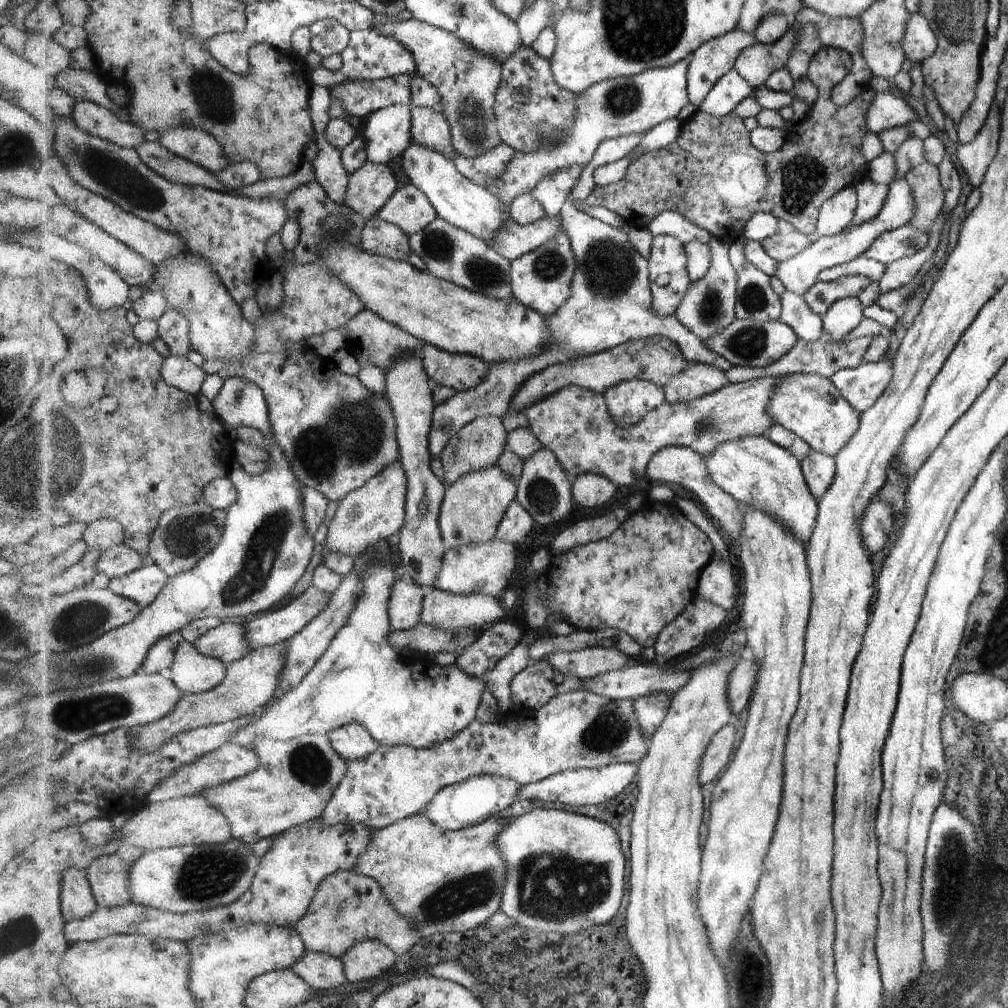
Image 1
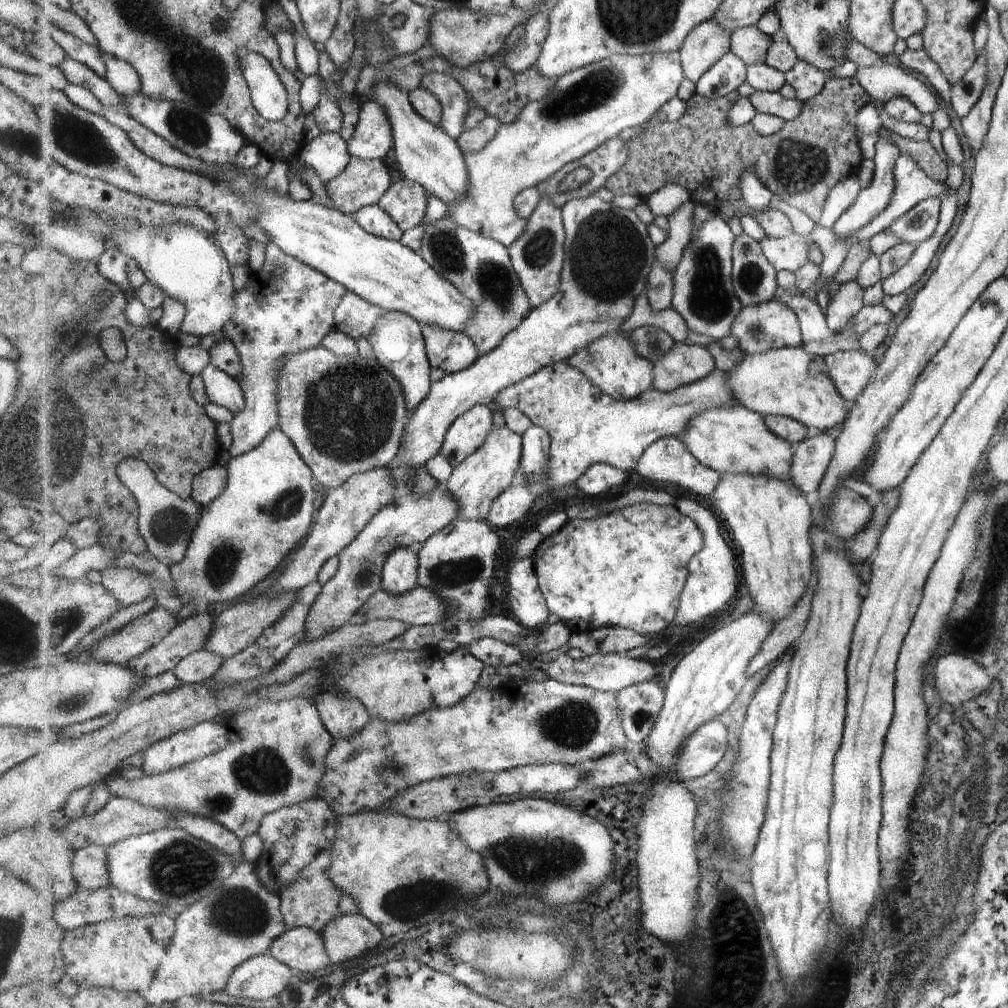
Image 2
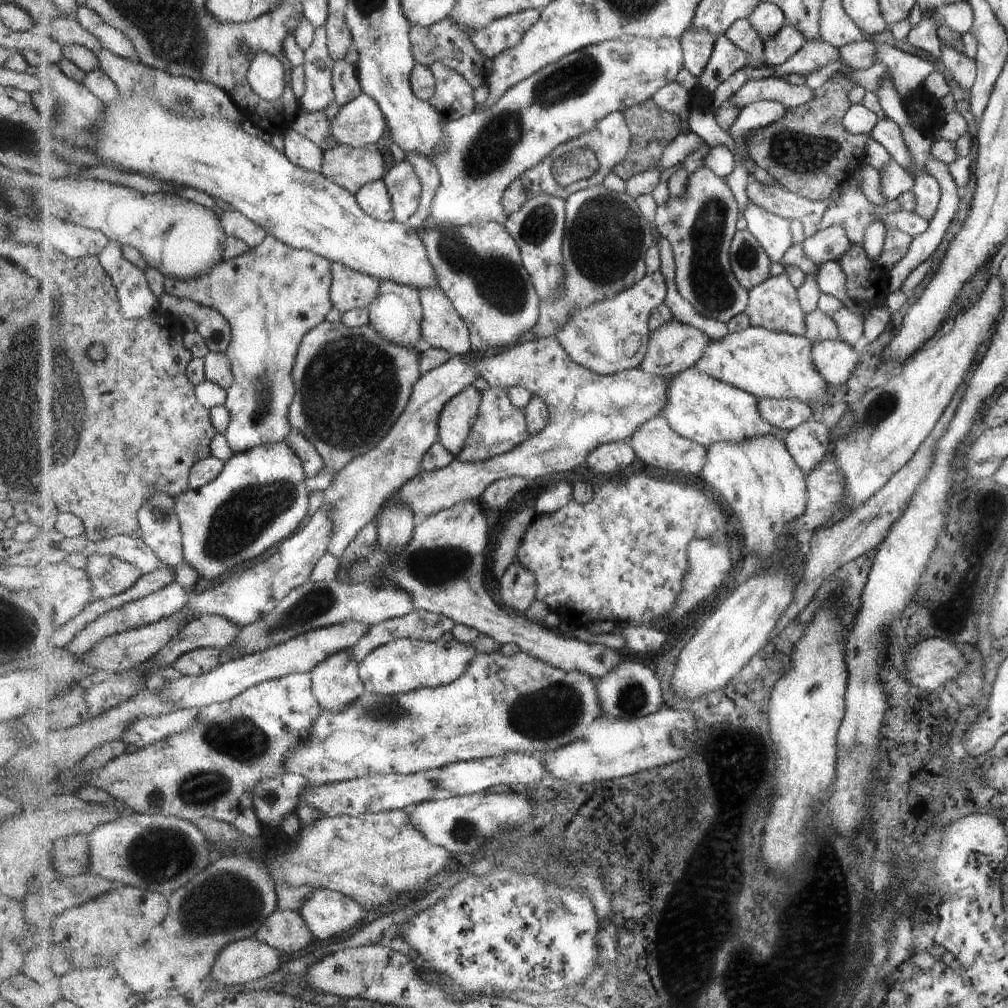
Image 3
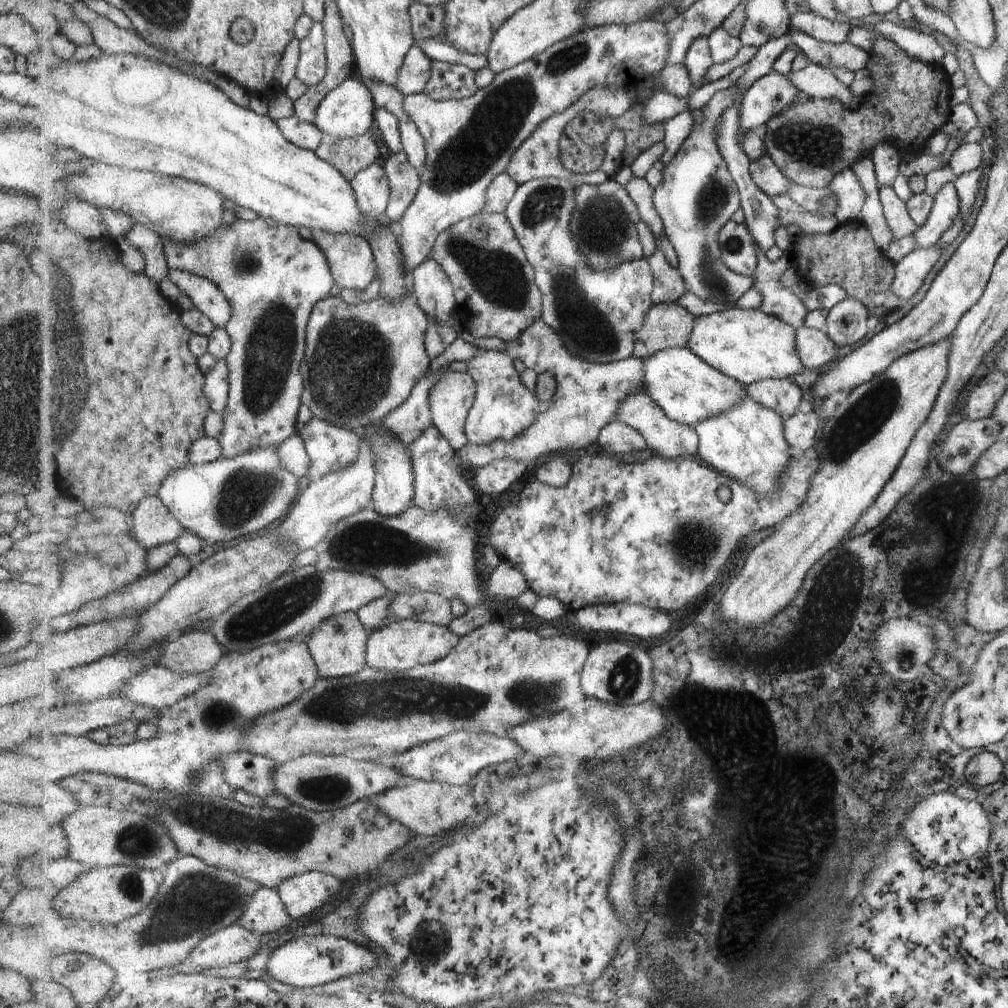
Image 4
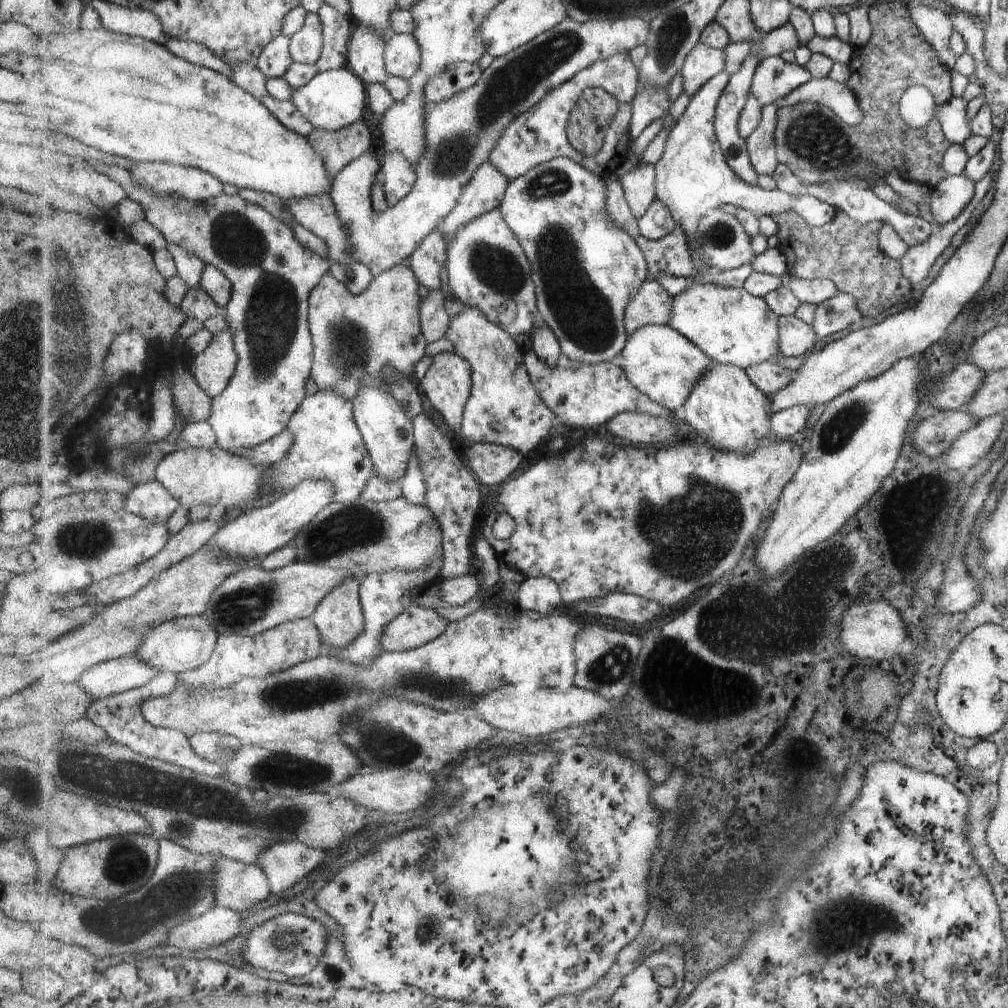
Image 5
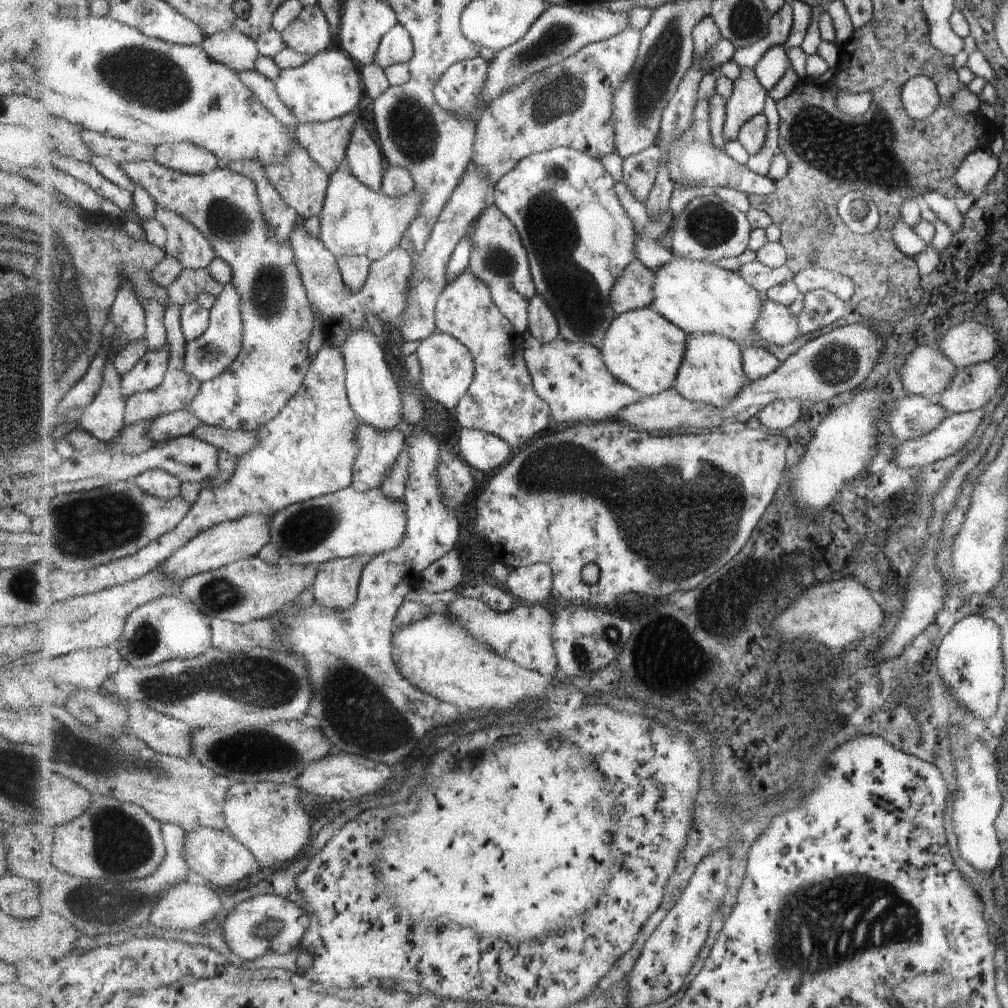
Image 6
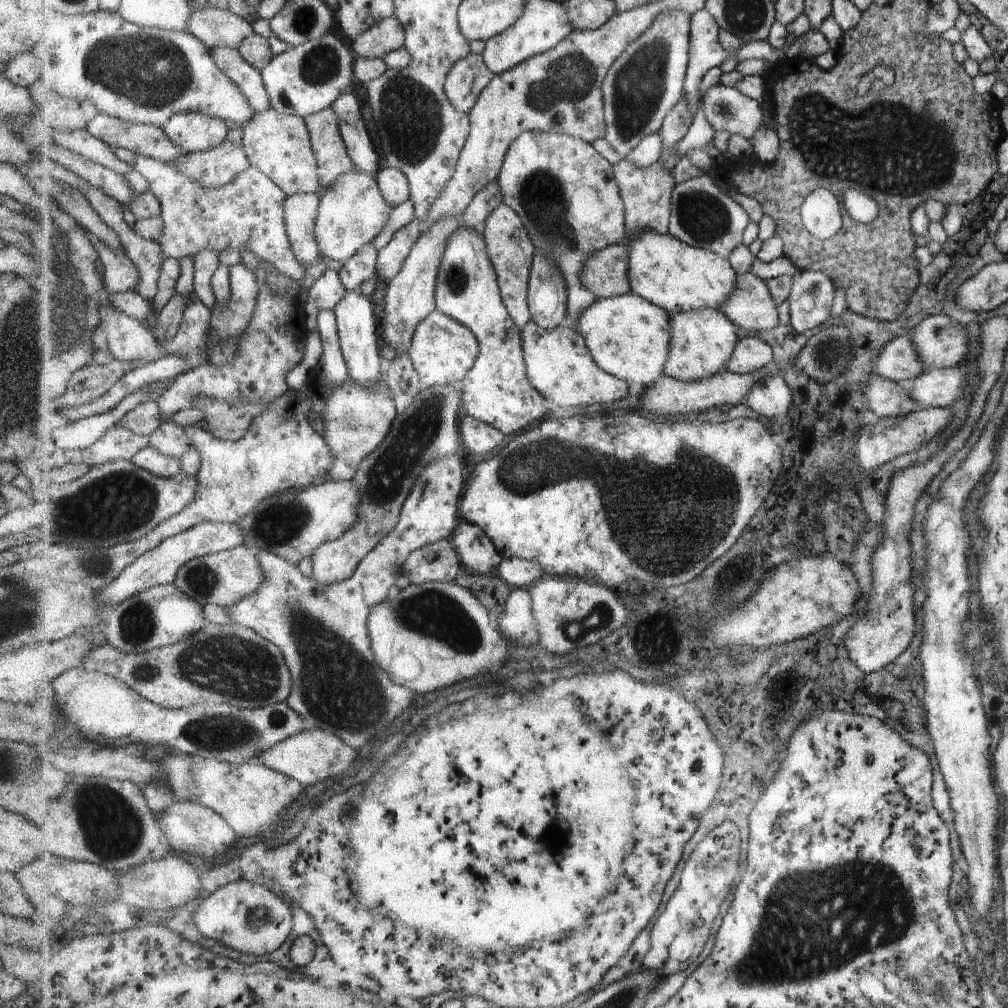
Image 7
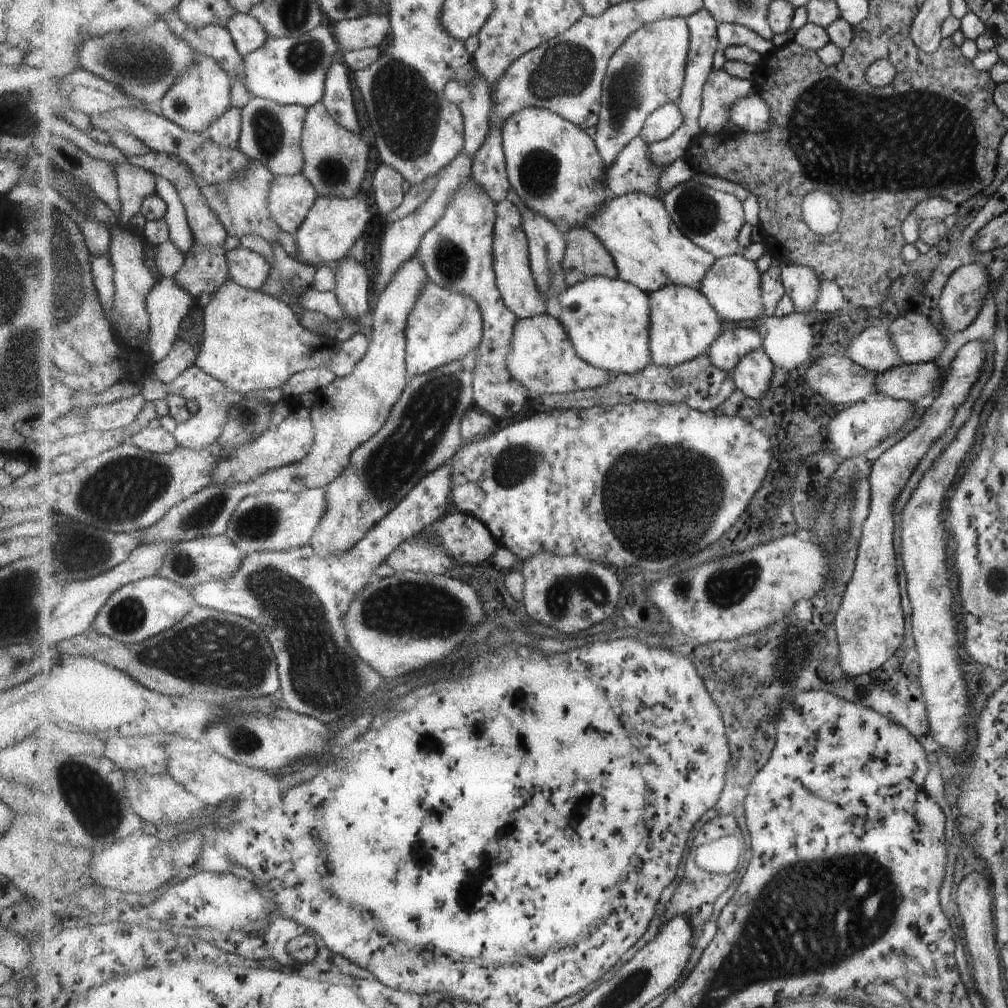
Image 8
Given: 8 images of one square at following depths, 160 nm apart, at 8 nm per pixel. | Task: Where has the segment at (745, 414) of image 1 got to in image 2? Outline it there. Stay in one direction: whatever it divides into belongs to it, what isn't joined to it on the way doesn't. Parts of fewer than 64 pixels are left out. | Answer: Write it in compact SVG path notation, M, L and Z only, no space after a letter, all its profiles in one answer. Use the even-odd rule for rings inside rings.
M567 361L546 366L523 379L523 382L503 389L496 400L503 410L519 409L532 420L533 425L540 426L549 433L551 458L548 483L555 489L577 482L593 465L609 465L626 473L635 472L639 459L654 442L663 437L681 438L696 415L716 407L733 407L736 402L738 401L728 383L728 374L717 368L707 378L680 386L670 393L653 388L644 392L641 397L621 401L603 392L583 371L572 367Z

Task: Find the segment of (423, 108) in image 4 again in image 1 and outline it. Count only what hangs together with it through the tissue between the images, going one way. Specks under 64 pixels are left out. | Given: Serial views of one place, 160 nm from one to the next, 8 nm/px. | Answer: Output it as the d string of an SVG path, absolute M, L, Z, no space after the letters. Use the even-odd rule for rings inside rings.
M687 58L666 67L649 69L634 77L612 78L593 85L581 94L577 93L580 98L576 110L578 113L570 134L551 147L527 153L516 152L516 157L507 166L507 170L487 190L510 210L510 204L519 193L530 192L532 186L540 183L548 174L573 165L585 166L591 162L597 146L603 141L649 132L666 120L685 117L691 107L689 70L690 60ZM509 214L506 215L504 227L496 233L491 246L512 262L512 260L537 250L558 233L566 233L561 214L556 219L545 217L543 220L527 226L519 224Z

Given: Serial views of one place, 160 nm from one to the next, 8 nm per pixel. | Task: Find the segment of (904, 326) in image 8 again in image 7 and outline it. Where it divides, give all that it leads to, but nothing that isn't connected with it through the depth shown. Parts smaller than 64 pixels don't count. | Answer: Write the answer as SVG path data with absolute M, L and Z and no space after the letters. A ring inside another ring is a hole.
M929 316L907 333L924 367L958 366L967 353L967 334L947 316Z

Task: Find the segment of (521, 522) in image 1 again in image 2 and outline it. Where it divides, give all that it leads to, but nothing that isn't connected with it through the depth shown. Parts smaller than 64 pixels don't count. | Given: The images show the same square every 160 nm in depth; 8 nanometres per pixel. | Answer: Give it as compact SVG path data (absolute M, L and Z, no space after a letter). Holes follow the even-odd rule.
M514 483L499 498L496 498L488 521L499 530L509 528L529 512L533 500L535 500L534 494L524 483Z

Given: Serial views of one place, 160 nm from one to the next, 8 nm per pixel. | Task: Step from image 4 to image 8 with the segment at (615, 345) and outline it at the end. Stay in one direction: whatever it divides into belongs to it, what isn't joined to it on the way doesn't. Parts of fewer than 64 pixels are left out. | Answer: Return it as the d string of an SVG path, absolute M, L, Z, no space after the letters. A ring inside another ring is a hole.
M535 107L524 108L507 119L503 126L502 139L514 203L526 207L535 215L541 215L556 225L566 223L565 232L578 227L587 228L588 222L613 198L606 193L607 166L596 142L579 125L561 115Z

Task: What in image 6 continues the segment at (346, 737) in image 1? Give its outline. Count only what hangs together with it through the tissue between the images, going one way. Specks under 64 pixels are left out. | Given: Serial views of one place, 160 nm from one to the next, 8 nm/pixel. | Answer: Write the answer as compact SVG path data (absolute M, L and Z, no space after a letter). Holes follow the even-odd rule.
M351 556L335 558L330 562L317 565L317 574L313 582L313 597L328 610L347 610L355 606L359 594L359 580L363 568L369 565L373 556Z

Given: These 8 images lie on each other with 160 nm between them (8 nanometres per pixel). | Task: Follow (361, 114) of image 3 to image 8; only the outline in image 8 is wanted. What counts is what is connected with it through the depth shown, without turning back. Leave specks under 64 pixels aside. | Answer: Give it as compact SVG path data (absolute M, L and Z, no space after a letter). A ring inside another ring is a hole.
M325 25L301 37L268 37L259 50L244 57L247 88L255 97L285 106L303 105L308 109L324 99L328 70L335 61L342 60L341 55L338 39Z

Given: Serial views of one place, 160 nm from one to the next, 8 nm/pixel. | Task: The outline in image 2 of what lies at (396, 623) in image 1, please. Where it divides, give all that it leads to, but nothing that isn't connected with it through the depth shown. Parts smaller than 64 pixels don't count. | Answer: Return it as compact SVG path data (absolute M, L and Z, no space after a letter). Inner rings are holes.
M400 548L387 557L382 572L382 588L392 595L404 595L419 587L417 549Z

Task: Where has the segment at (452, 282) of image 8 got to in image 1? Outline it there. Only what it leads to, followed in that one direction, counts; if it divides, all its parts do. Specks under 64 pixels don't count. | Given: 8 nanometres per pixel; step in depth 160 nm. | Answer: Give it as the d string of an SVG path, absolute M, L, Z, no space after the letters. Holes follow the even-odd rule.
M498 464L490 469L468 474L454 482L447 488L440 508L439 526L446 547L458 549L462 545L498 540L500 524L506 517L507 509L517 497L517 484L514 479L506 476L506 472Z

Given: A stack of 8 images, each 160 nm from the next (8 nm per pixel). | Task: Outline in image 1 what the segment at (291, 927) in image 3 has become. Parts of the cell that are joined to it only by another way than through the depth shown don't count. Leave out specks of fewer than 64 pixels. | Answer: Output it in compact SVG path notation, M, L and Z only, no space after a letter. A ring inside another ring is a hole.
M309 949L307 952L291 969L310 983L315 992L323 990L326 993L334 988L346 990L350 987L344 962L340 958Z

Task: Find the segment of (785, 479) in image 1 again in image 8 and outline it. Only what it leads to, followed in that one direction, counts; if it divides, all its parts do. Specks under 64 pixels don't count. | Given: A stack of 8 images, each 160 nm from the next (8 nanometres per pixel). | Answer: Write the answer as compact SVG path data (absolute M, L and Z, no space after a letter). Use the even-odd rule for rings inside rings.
M591 277L585 282L571 287L560 298L559 320L570 335L575 350L594 367L615 374L632 375L653 364L651 350L651 299L650 295L638 286L623 279Z

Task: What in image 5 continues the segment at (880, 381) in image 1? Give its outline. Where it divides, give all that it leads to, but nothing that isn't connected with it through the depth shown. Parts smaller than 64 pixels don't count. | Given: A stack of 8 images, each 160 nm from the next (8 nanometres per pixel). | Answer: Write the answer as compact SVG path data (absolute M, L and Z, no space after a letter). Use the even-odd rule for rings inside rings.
M794 316L779 318L779 350L785 357L809 354L817 346L818 335L813 326Z

